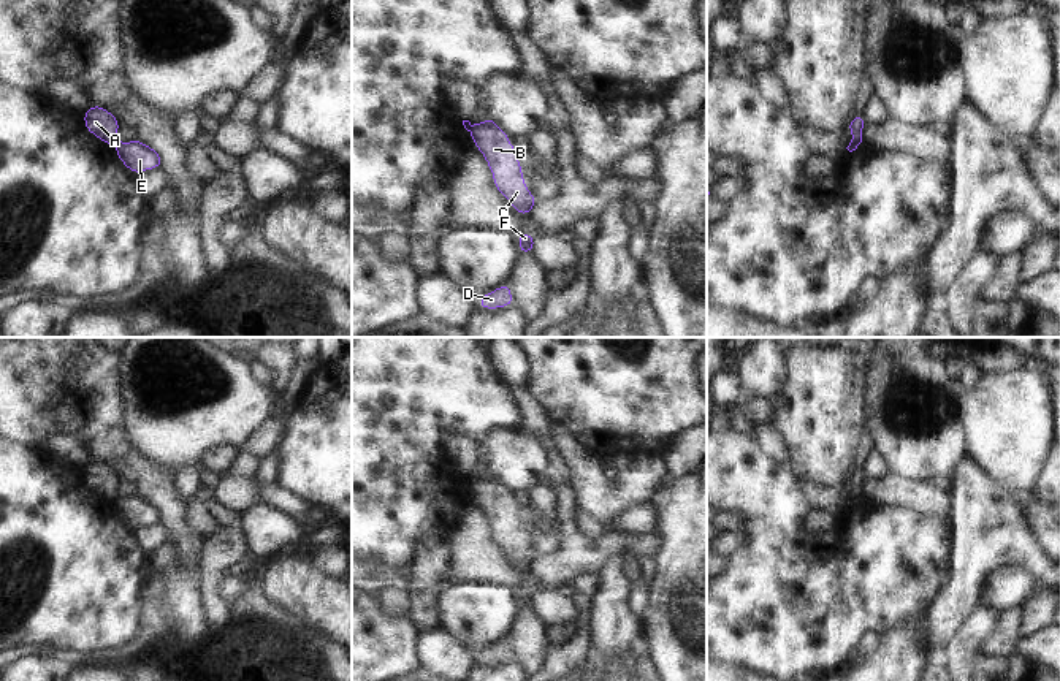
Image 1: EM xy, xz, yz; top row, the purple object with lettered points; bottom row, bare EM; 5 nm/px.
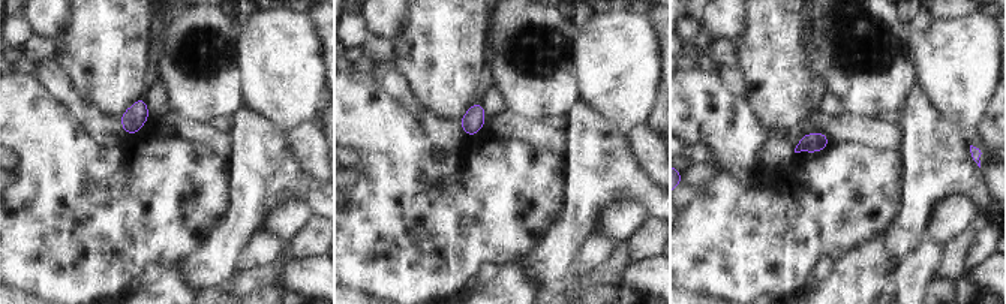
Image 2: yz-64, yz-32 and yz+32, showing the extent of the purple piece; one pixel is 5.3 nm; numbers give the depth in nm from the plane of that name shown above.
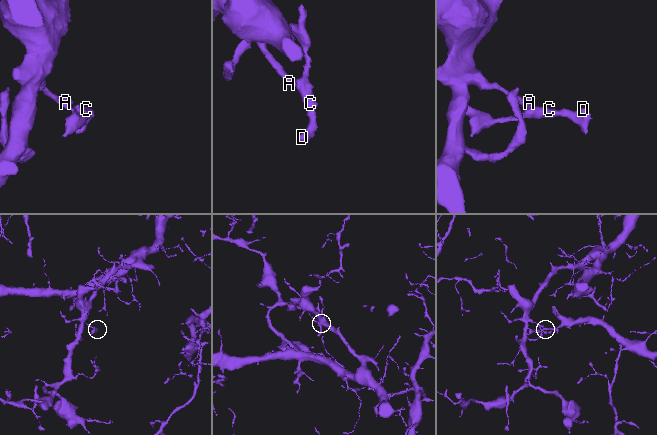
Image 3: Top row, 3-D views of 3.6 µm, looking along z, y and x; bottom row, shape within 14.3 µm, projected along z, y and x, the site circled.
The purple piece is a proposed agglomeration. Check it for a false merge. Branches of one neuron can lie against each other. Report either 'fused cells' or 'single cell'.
fused cells

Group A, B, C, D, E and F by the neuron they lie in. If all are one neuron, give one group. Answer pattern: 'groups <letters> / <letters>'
groups A / B C D E F

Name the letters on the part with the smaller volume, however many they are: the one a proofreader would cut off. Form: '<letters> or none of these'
B, C, D, E, F

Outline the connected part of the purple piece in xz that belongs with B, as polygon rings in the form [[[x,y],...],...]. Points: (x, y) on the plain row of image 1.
[[[491,472],[482,478],[474,478],[471,489],[472,499],[483,508],[491,524],[496,545],[507,551],[515,567],[532,569],[537,554],[523,535],[523,524],[518,518],[520,508],[509,496],[510,489],[504,488]]]

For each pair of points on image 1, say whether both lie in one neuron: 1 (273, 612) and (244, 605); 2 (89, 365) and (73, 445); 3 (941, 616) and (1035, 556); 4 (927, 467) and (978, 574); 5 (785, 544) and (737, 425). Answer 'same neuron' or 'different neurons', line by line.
1: same neuron
2: different neurons
3: same neuron
4: different neurons
5: different neurons

